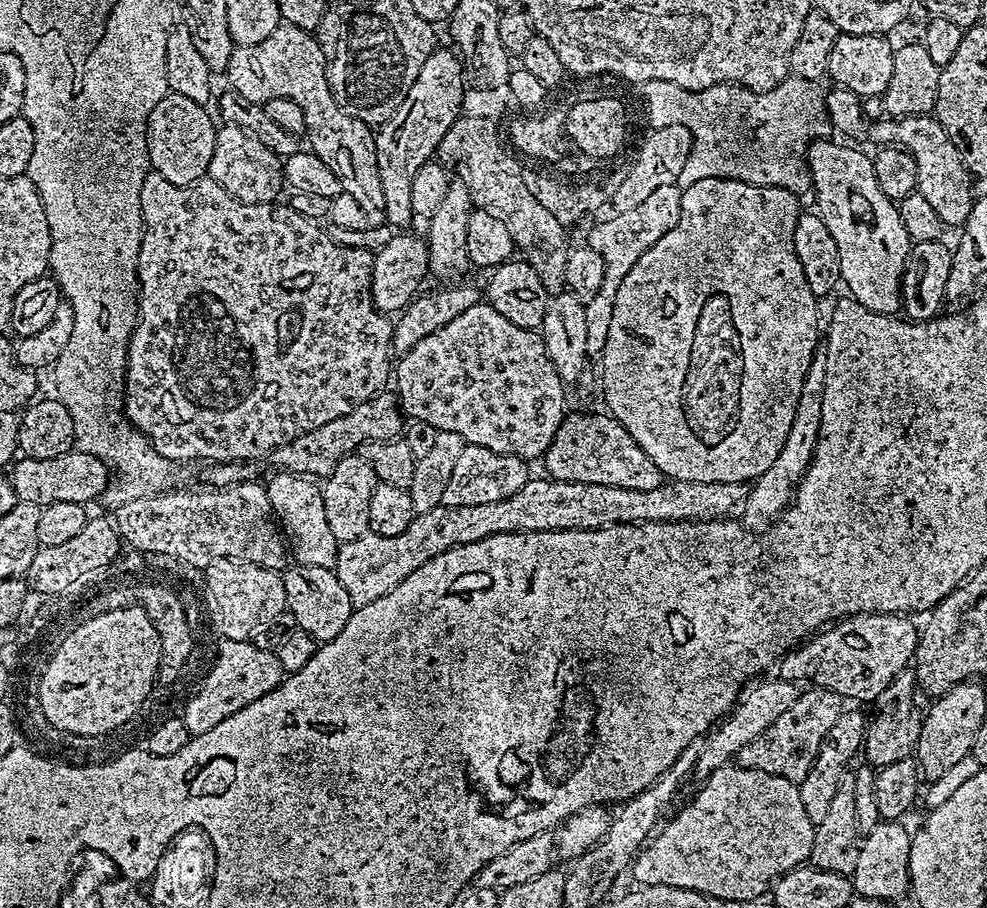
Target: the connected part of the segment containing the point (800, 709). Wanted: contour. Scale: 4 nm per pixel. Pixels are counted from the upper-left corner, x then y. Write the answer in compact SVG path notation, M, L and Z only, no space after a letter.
M813 692L791 705L788 713L758 742L740 763L739 771L750 776L769 776L770 778L786 778L787 780L803 781L802 770L808 770L814 754L818 750L818 742L832 725L838 711L838 701L832 696L823 696L821 692Z

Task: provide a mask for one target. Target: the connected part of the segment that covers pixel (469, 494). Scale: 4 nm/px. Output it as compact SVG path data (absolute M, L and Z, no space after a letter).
M468 444L455 461L455 467L451 475L447 478L446 486L443 487L442 494L439 495L436 506L443 509L468 509L483 506L494 506L507 499L516 497L522 487L526 486L530 479L530 468L525 457L520 454L510 452L495 452L489 448L483 448L481 444Z

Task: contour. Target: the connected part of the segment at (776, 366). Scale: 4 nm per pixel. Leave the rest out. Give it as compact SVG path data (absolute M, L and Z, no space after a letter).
M703 180L700 184L695 184L693 188L683 189L681 198L681 218L672 232L668 232L664 237L659 238L652 246L647 247L642 254L631 264L630 270L617 279L617 289L614 290L614 302L611 308L610 330L607 331L606 342L603 343L602 350L598 357L600 365L596 368L596 376L600 379L600 392L604 395L604 408L609 420L619 432L628 437L628 441L636 447L638 455L644 459L648 465L648 471L652 473L657 481L663 483L684 484L686 486L751 486L758 482L758 478L765 474L770 466L774 466L778 454L783 450L786 438L789 437L790 426L793 425L794 414L799 402L799 392L802 390L802 378L806 370L808 361L808 351L812 345L812 325L814 317L814 305L809 300L806 290L802 290L802 282L798 278L798 272L792 261L790 254L790 230L794 219L792 212L793 201L787 196L780 196L777 192L762 192L758 188L743 188L737 184L723 184L720 180Z

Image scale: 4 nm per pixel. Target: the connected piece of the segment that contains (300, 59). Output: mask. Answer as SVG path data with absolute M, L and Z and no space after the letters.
M277 26L270 34L266 34L266 38L262 38L262 42L254 42L254 46L246 46L240 48L239 51L233 55L232 70L230 73L231 87L236 89L244 98L252 100L256 104L267 106L274 102L290 102L294 106L298 106L298 110L302 110L302 118L306 122L306 147L309 152L315 154L322 162L326 162L326 166L330 170L330 174L334 174L334 178L338 178L338 186L340 193L346 194L353 198L353 203L356 203L358 209L363 213L366 222L369 226L376 226L380 223L380 215L382 214L382 190L380 189L380 136L377 129L372 128L365 120L358 118L354 114L347 112L338 101L336 101L336 91L332 88L332 73L330 71L330 62L324 57L324 49L313 37L307 36L305 32L299 32L297 28L289 28L287 26Z

